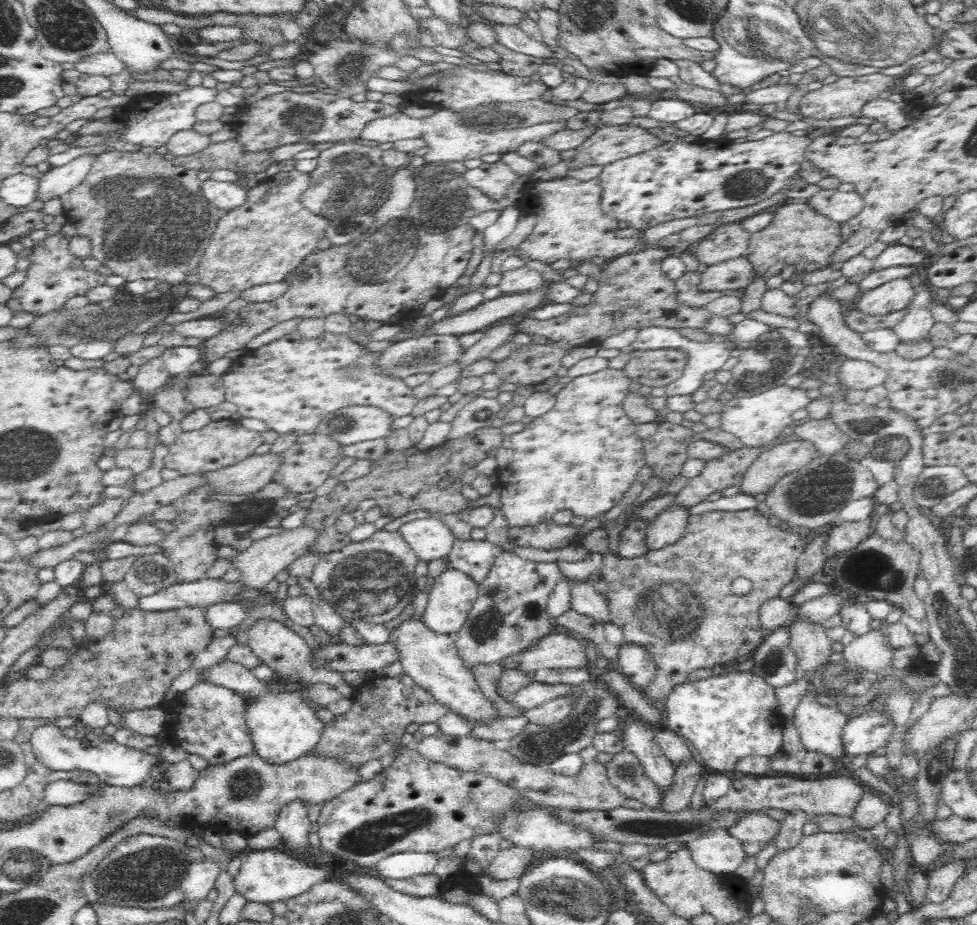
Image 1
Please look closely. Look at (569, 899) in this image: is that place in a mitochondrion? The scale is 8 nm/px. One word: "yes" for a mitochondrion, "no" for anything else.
yes

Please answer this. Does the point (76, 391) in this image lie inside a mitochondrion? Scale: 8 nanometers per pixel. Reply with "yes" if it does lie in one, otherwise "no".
no

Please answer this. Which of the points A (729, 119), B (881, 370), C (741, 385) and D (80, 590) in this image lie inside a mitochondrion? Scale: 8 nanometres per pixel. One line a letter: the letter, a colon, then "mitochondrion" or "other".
A: other
B: other
C: other
D: other

